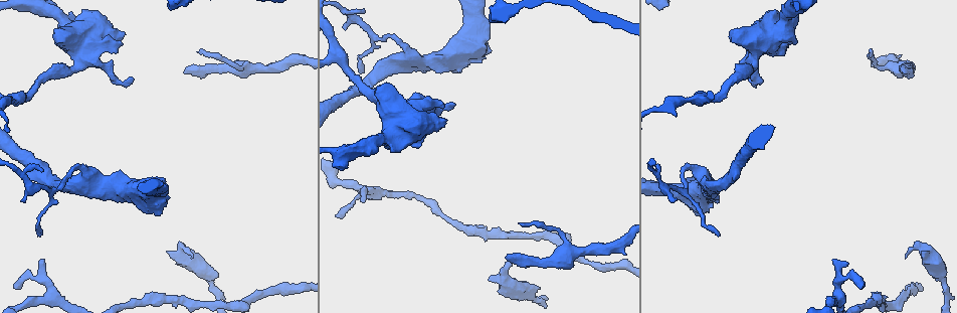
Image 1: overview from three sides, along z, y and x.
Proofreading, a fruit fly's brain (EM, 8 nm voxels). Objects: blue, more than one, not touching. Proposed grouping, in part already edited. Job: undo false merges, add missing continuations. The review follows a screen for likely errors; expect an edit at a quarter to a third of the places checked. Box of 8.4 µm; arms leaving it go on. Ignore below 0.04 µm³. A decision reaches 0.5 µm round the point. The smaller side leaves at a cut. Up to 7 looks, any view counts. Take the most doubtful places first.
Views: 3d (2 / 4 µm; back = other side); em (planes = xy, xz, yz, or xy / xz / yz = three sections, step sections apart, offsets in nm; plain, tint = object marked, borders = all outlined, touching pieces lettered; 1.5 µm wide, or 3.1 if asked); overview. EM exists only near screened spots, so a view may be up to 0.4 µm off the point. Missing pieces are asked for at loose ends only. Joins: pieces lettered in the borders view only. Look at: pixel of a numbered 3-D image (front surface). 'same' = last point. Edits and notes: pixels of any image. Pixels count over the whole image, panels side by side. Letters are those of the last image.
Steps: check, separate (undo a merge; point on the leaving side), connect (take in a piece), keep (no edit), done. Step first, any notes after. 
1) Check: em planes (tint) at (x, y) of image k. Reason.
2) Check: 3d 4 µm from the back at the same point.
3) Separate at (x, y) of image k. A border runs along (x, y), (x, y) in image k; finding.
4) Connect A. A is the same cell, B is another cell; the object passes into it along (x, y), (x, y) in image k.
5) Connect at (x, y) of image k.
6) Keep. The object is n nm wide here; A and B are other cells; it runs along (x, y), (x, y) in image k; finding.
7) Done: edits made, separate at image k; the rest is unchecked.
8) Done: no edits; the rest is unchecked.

Check: 3d 4 µm at (385, 83) of image 1.

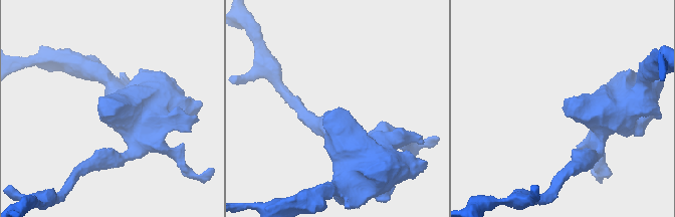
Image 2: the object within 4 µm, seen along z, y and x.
Check: em planes (borders) at (335, 110) of image 2. Now the EM.

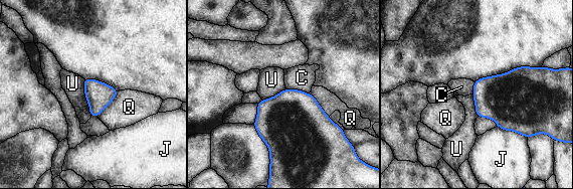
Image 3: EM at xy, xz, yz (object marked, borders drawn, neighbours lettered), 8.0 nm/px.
Keep. The longest contact is with U, 320 nm; C, J, Q and U are other cells; a border runs along (82, 78), (88, 115), (90, 117) in image 3; no lettered piece goes on from it.

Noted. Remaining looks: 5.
Check: em xz step 4 (borders) at (18, 289) of image 1. Free end.

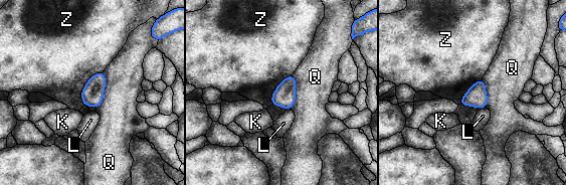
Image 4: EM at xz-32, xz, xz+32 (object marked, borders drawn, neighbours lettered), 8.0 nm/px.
Keep. The longest contact is with Z, 320 nm; K, L, Q and Z are other cells; a border runs along (104, 71), (104, 99), (97, 108) in image 4; none of them fits.

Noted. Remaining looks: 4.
Check: em planes (borders) at (39, 235) of image 1. Thin end.

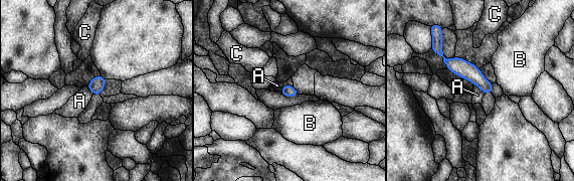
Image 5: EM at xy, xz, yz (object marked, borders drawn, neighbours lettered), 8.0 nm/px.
Keep. The longest contact is with A, 120 nm; A, B and C are other cells; a border runs along (293, 85), (284, 84), (279, 92) in image 5; no lettered piece goes on from it.

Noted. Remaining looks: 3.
Done: no edits; the rest is unchecked.

